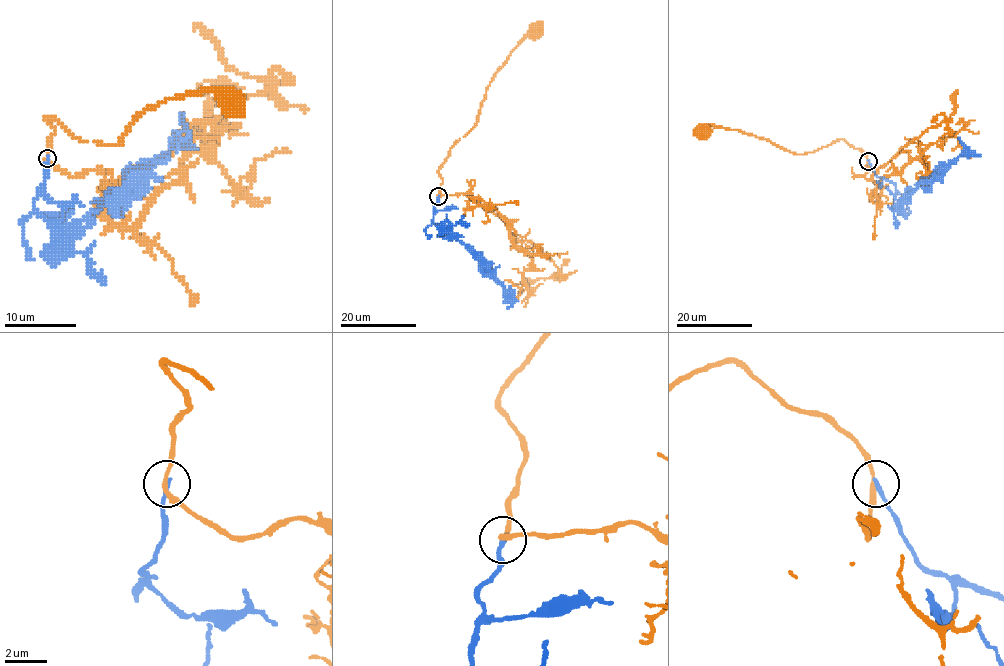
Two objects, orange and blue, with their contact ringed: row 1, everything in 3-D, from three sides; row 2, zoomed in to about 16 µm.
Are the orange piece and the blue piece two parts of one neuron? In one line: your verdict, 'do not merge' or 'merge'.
do not merge

